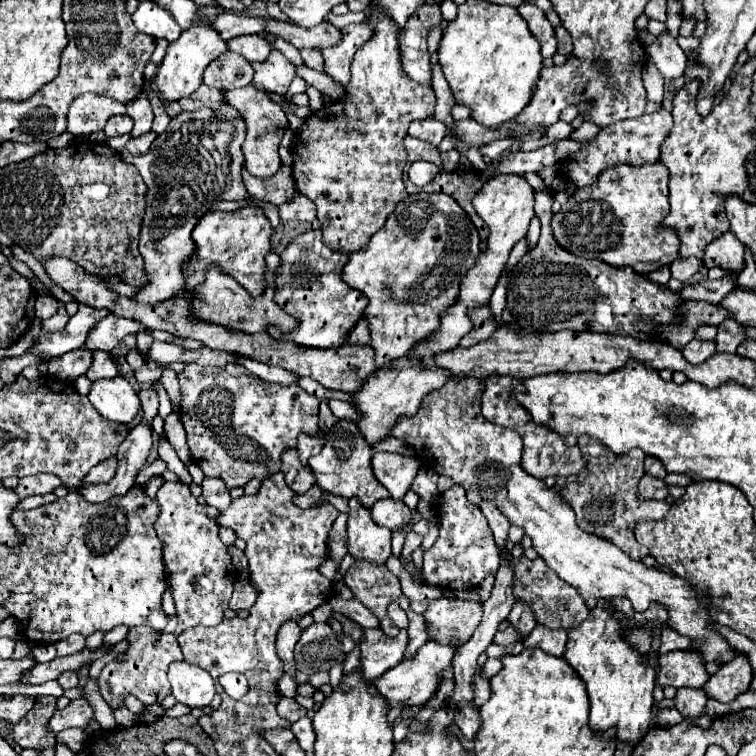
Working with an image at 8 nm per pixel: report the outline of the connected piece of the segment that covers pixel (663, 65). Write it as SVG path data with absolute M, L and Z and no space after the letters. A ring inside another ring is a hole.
M663 32L661 36L657 36L657 40L647 48L647 54L651 56L653 64L657 66L659 74L665 80L683 76L685 66L687 66L687 56L679 48L677 40L671 38L671 36L667 36L667 32Z

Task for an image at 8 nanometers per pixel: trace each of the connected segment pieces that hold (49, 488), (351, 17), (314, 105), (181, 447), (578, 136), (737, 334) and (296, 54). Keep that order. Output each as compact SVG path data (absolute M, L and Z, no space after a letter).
M35 474L19 480L19 486L15 488L15 492L19 494L19 498L25 498L31 494L53 492L57 486L61 486L61 480L55 474Z
M365 11L361 12L347 12L344 15L336 15L336 14L327 14L325 16L325 20L327 22L331 22L331 24L337 24L337 28L345 28L345 26L349 26L350 24L359 24L364 22L367 19L367 13Z
M307 85L306 94L309 97L309 108L312 113L317 112L323 107L322 95L315 87Z
M171 412L169 418L165 420L165 434L167 434L169 444L175 448L177 456L185 462L185 466L189 466L193 460L191 460L191 454L189 454L189 448L187 448L187 442L185 442L185 430L181 426L177 412Z
M583 122L573 134L571 134L571 138L575 138L575 140L589 140L591 136L597 136L601 132L601 126L597 128L593 122Z
M723 320L719 324L719 334L715 338L717 352L735 352L745 338L747 338L747 332L741 324L735 324L735 320Z
M275 38L275 42L273 42L273 48L277 48L277 50L281 50L281 54L291 62L291 64L295 64L295 66L305 66L305 62L303 62L303 58L301 58L301 52L293 46L293 44L287 44L287 40L281 40L281 38Z

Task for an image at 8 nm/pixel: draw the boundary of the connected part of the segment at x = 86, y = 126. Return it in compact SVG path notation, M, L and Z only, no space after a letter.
M83 94L71 104L67 130L73 136L89 136L97 130L103 130L105 122L115 114L125 114L125 104L119 104L109 96Z

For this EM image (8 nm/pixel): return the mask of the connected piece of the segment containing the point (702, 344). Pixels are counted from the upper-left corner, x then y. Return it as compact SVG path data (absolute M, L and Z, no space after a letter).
M691 340L683 350L683 356L691 362L691 364L701 364L707 358L711 358L715 354L715 342L713 340Z

